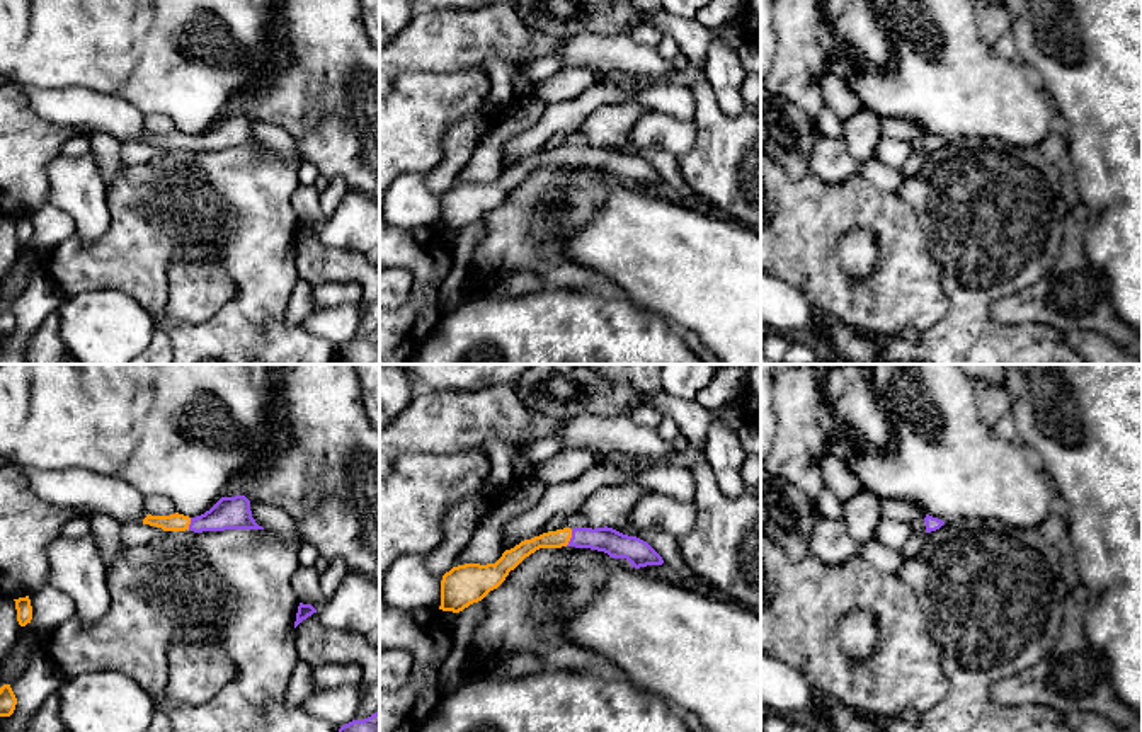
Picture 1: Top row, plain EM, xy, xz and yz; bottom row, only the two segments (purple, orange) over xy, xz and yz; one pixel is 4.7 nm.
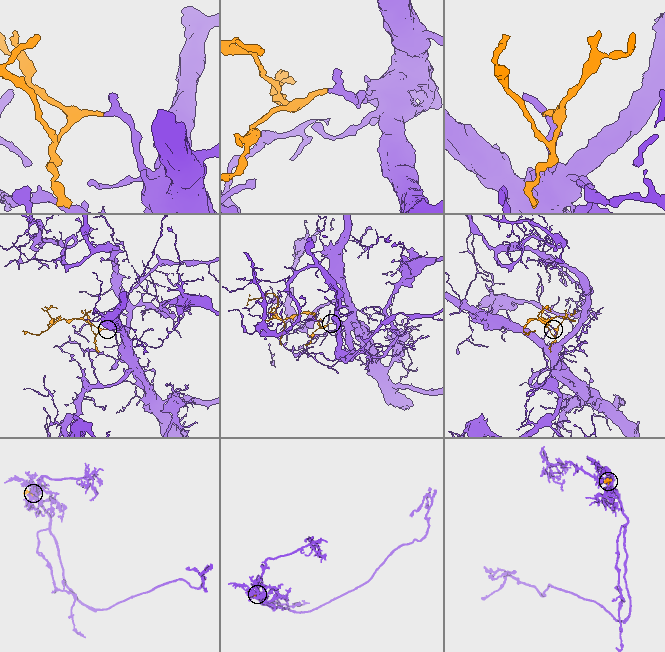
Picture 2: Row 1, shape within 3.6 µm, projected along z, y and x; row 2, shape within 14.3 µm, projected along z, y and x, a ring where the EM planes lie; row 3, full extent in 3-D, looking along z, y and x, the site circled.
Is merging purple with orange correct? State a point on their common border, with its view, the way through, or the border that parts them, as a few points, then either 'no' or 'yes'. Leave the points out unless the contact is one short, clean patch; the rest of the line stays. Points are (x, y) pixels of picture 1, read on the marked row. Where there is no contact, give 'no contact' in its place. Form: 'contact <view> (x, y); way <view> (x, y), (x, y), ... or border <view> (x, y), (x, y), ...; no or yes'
contact xz (570, 538); way xz (608, 540), (570, 538), (559, 538); yes

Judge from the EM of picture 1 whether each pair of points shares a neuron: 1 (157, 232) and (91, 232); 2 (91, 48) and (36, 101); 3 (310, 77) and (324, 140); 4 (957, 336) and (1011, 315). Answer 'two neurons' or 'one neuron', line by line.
1: two neurons
2: two neurons
3: one neuron
4: two neurons

